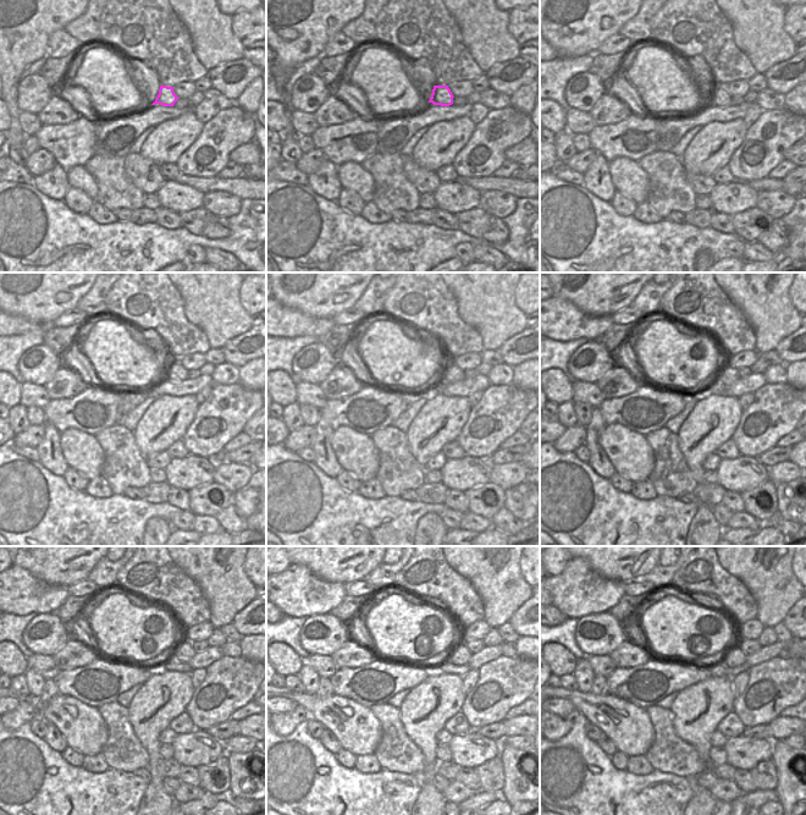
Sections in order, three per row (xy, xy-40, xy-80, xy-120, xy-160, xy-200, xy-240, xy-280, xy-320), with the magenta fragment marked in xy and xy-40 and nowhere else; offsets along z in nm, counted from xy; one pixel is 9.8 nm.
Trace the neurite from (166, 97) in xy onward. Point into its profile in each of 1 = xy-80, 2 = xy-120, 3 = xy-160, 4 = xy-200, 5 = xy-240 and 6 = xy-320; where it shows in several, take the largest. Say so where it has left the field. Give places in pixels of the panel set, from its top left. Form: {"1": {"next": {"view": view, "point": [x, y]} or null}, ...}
{"1": {"next": {"view": "xy-80", "point": [716, 95]}}, "2": {"next": {"view": "xy-120", "point": [175, 372]}}, "3": {"next": {"view": "xy-160", "point": [451, 373]}}, "4": {"next": {"view": "xy-200", "point": [727, 375]}}, "5": {"next": {"view": "xy-240", "point": [182, 650]}}, "6": {"next": {"view": "xy-320", "point": [734, 656]}}}

